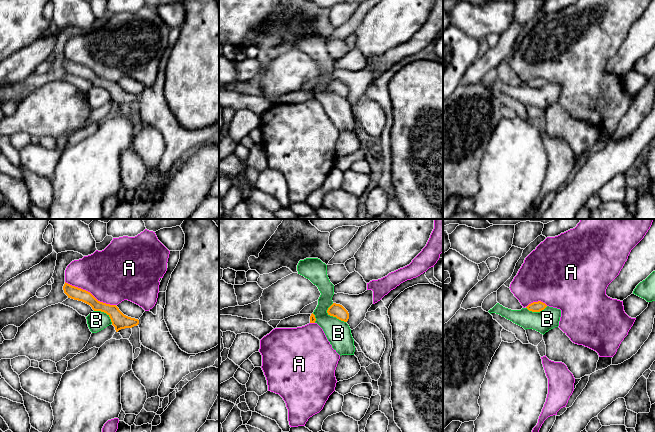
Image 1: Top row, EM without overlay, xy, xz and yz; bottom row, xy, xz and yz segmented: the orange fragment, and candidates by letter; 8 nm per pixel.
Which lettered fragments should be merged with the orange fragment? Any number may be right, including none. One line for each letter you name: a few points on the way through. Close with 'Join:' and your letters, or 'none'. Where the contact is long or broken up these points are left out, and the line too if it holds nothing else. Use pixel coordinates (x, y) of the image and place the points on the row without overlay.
Join: none

